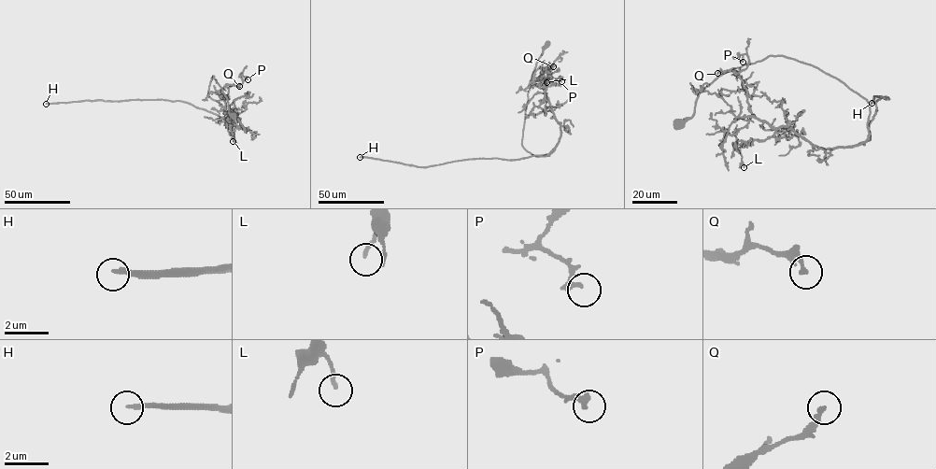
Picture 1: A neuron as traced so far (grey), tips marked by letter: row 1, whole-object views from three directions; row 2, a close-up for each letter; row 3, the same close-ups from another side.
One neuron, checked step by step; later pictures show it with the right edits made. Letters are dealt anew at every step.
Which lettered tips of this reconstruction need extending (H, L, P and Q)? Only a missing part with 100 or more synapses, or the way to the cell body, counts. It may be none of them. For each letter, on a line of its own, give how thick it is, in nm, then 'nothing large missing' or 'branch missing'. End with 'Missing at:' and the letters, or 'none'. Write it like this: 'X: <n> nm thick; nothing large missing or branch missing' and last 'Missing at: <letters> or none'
H: 200 nm thick; branch missing
L: 150 nm thick; nothing large missing
P: 260 nm thick; nothing large missing
Q: 190 nm thick; nothing large missing
Missing at: H

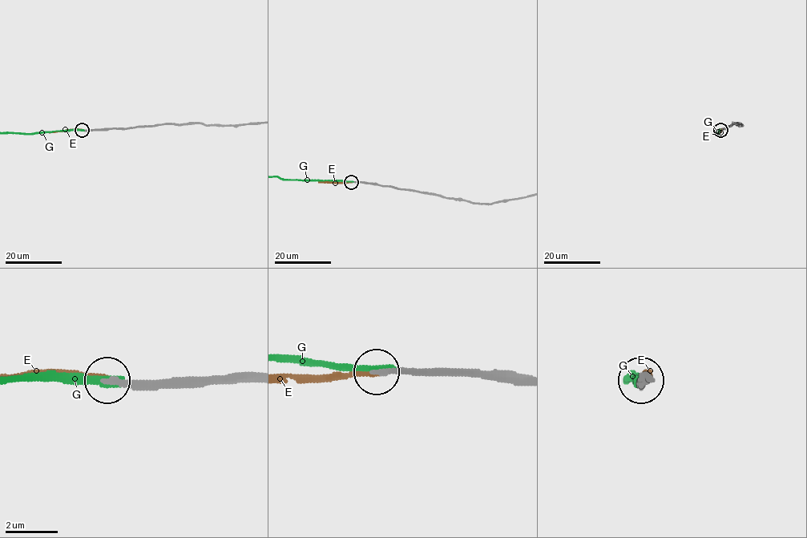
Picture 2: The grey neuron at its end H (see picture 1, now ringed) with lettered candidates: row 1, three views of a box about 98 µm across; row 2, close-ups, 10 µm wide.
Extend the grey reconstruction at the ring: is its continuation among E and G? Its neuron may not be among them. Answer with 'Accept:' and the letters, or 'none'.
Accept: E

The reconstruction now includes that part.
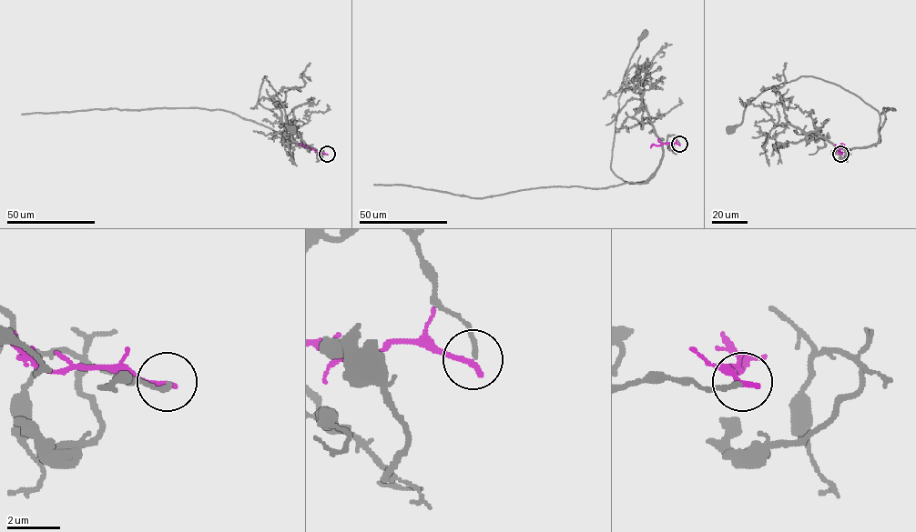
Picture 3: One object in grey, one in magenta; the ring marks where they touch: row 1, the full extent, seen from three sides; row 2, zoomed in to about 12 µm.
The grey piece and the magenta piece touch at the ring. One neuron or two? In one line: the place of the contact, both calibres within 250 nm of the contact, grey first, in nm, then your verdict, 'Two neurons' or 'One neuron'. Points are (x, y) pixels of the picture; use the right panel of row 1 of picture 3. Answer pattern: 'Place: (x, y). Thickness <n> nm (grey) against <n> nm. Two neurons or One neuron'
Place: (840, 154). Thickness 180 nm (grey) against 240 nm. Two neurons

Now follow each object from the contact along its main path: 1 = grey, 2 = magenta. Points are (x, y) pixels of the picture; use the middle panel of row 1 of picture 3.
1: (679, 144), (674, 135), (667, 137), (661, 164), (646, 182), (629, 183), (611, 169), (622, 83), (644, 34)
2: (679, 144), (666, 143), (652, 145), (650, 147)

